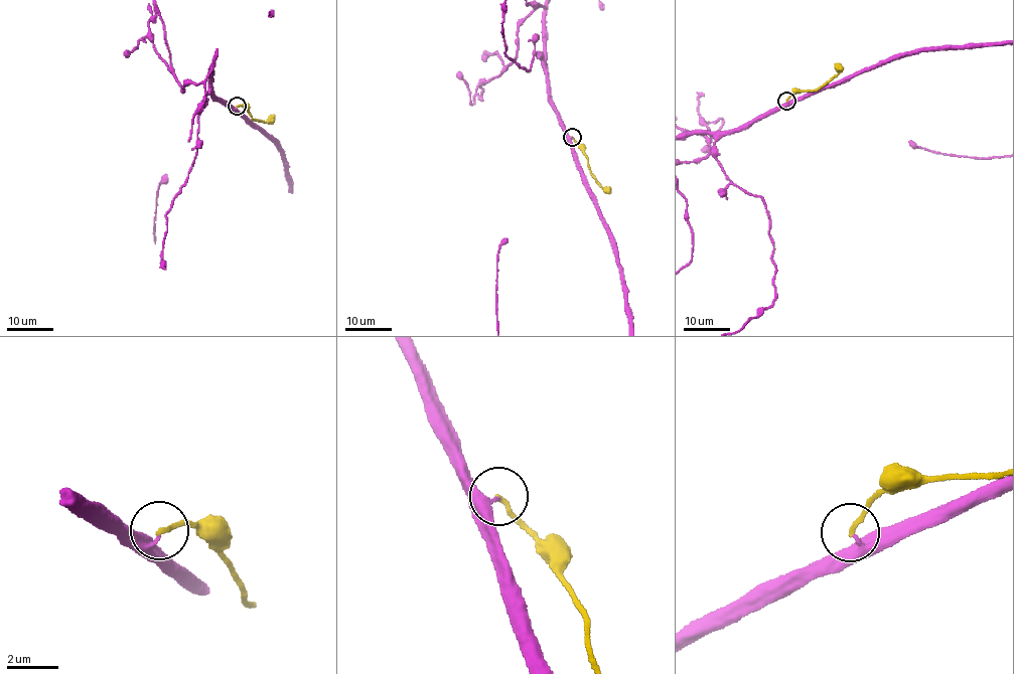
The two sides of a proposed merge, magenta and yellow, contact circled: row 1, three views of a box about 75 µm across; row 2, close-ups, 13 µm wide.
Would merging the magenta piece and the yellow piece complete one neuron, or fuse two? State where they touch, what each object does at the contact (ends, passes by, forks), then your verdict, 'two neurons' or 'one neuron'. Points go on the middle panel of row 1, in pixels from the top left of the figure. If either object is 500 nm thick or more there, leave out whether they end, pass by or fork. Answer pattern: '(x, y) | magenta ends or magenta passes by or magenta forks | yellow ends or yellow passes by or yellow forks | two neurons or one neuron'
(572, 137) | magenta ends | yellow ends | one neuron

